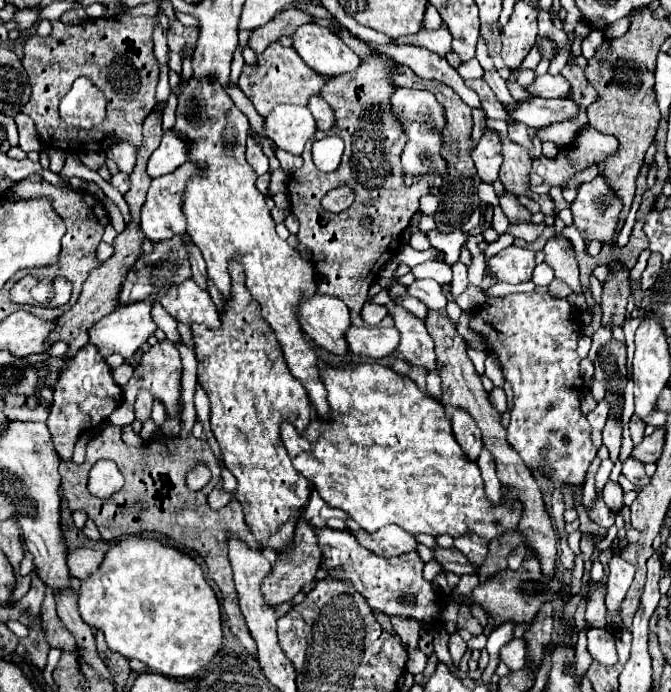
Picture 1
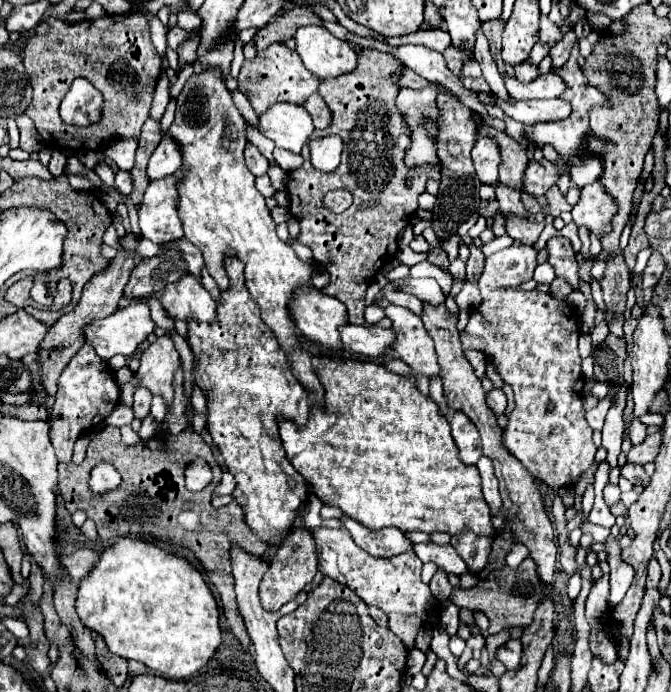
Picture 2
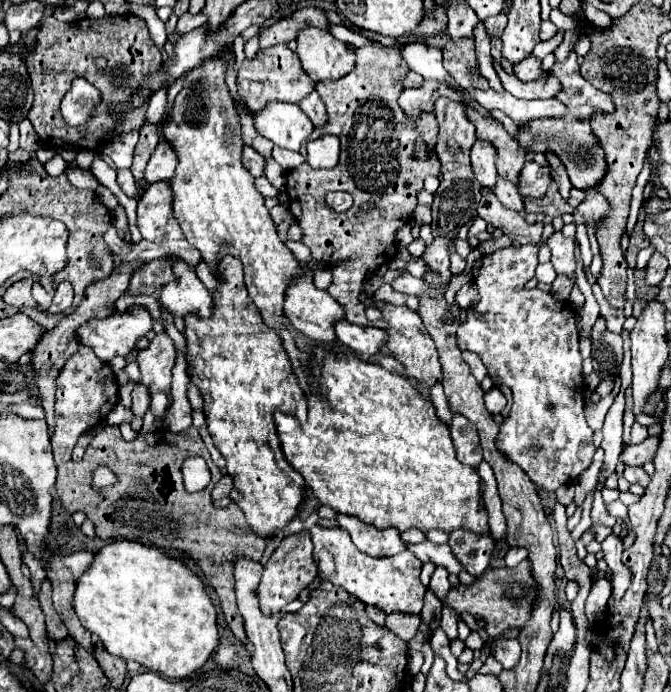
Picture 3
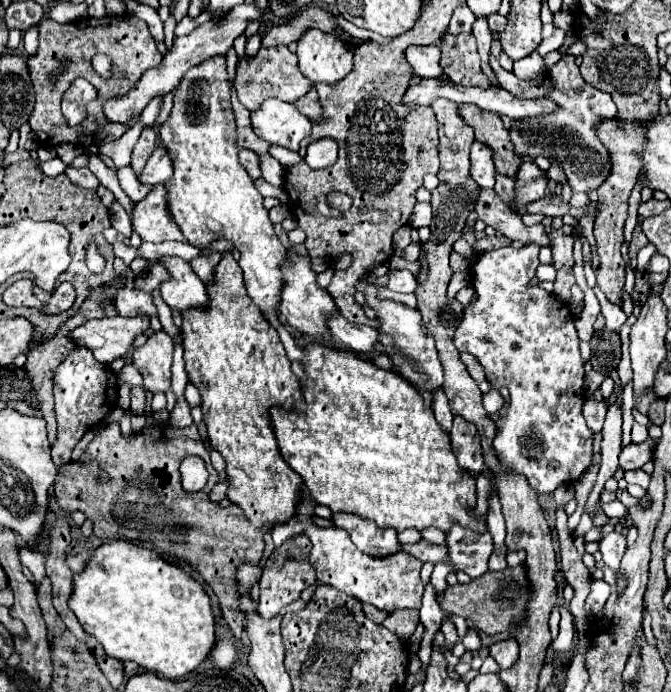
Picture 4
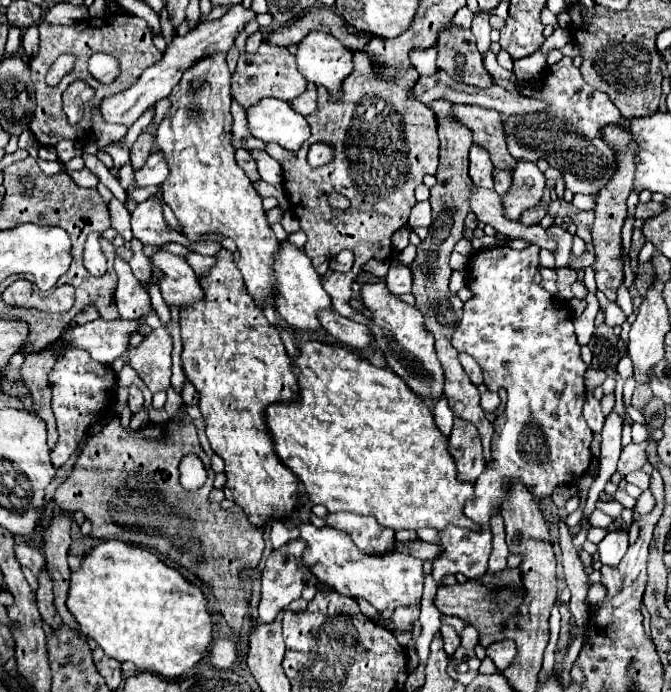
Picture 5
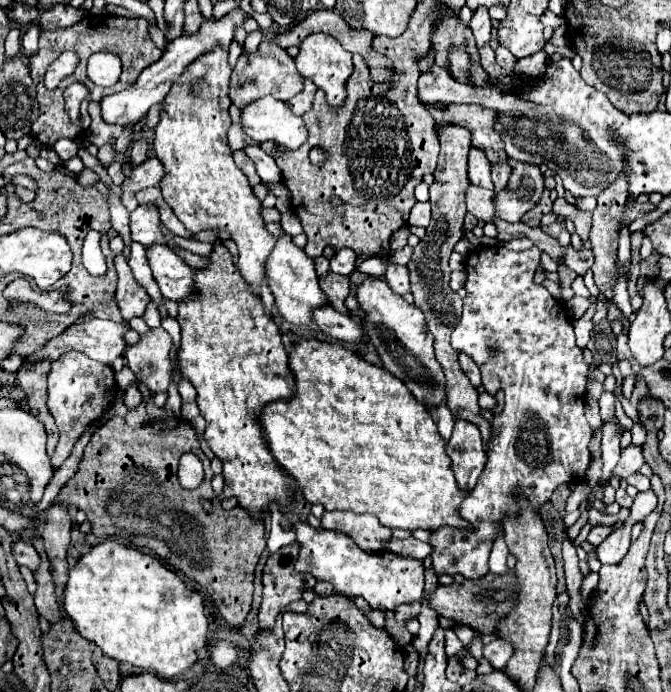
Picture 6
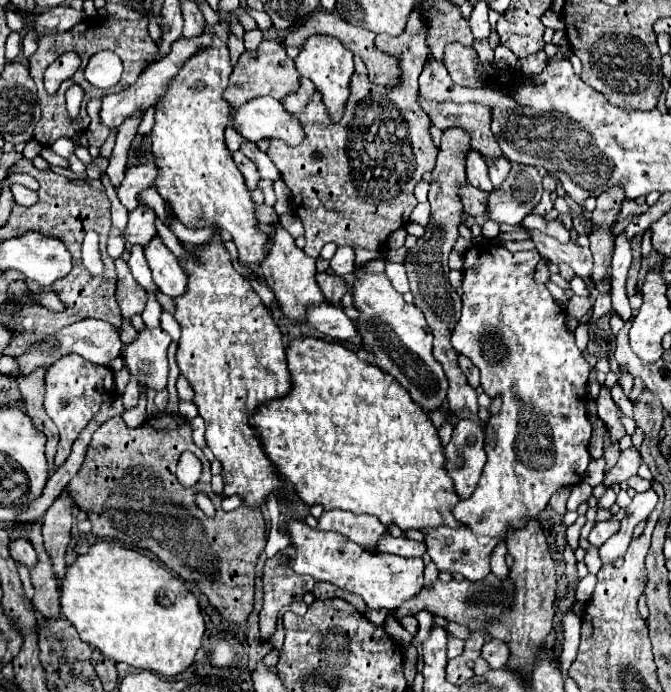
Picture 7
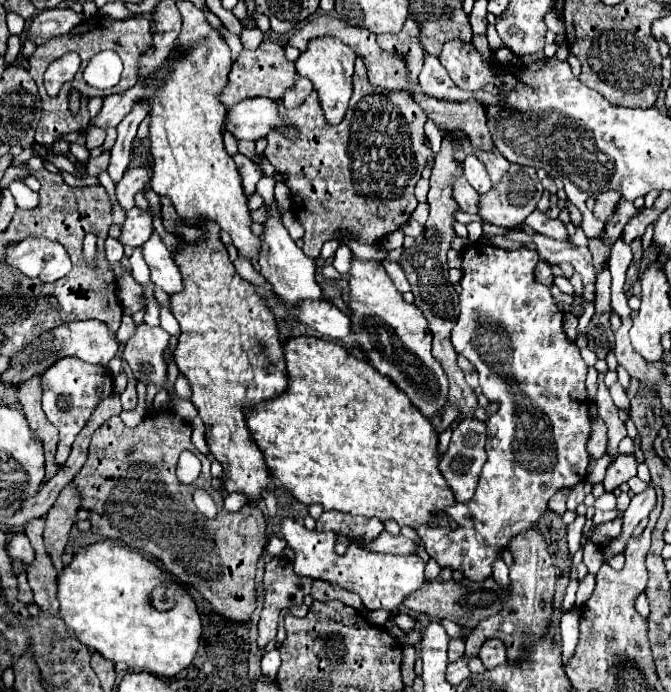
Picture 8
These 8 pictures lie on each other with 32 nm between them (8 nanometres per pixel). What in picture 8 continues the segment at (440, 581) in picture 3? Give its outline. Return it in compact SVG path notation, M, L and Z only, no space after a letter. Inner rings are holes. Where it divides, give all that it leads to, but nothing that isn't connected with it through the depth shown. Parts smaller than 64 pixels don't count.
M474 242L464 248L462 254L462 292L460 314L452 330L452 344L460 356L466 356L478 376L482 394L490 402L498 402L498 412L486 420L488 460L482 468L478 488L468 504L454 504L436 516L436 522L416 528L430 556L442 556L442 564L454 570L462 570L472 582L482 582L492 576L492 564L498 552L524 530L538 524L548 500L556 490L572 488L586 478L590 454L586 442L590 438L590 416L586 396L586 372L588 366L580 358L578 346L570 344L564 330L564 312L556 306L550 288L534 280L534 268L538 264L538 252L520 248L504 250L488 242ZM448 516L456 522L452 530Z

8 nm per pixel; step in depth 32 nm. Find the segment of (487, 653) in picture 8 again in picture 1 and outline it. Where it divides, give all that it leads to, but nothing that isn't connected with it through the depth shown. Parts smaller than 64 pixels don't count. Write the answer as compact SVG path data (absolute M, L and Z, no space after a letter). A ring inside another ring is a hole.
M512 638L504 648L500 648L500 660L512 670L520 670L526 660L526 642L522 638Z

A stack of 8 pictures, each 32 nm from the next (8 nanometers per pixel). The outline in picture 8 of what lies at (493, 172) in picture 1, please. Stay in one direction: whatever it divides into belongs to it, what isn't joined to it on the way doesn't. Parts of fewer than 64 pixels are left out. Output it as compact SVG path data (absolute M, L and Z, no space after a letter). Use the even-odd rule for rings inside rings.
M468 156L468 160L464 160L462 164L462 170L464 170L464 178L478 194L484 194L492 188L492 182L488 180L488 172L484 172L484 166L480 166L480 160L476 160L476 156Z

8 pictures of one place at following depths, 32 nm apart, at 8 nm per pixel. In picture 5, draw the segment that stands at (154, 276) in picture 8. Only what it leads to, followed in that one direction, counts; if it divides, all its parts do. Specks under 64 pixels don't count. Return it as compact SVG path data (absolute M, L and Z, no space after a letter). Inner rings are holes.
M158 250L152 254L152 268L162 274L158 286L168 304L188 306L196 300L204 298L204 292L198 284L194 270L182 256L176 256L166 250Z

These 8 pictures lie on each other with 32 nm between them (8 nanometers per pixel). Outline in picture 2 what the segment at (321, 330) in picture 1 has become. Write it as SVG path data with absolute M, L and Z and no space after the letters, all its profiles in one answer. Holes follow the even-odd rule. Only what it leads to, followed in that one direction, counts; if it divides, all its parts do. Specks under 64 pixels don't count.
M300 286L288 302L290 318L296 328L310 340L326 346L340 348L342 340L338 326L348 322L348 314L340 300L316 290L314 286Z

